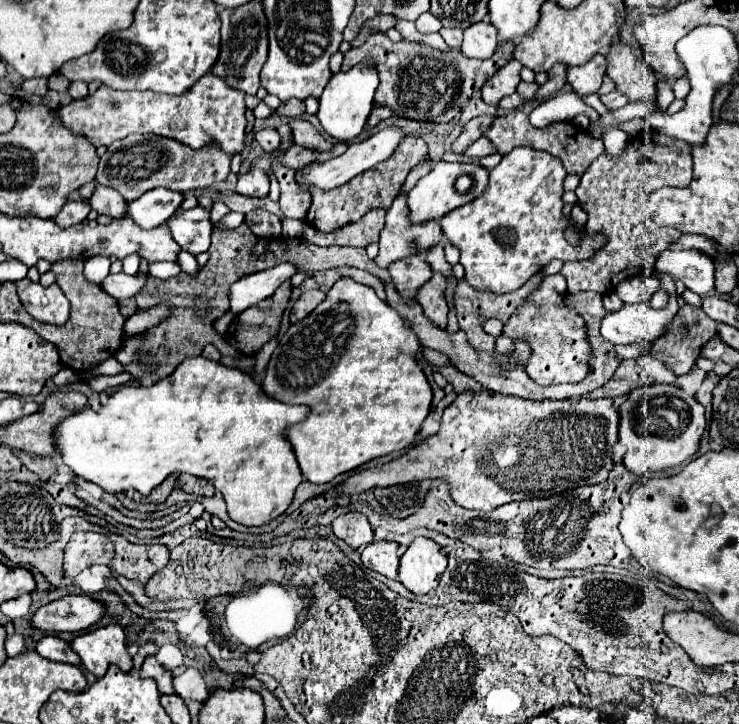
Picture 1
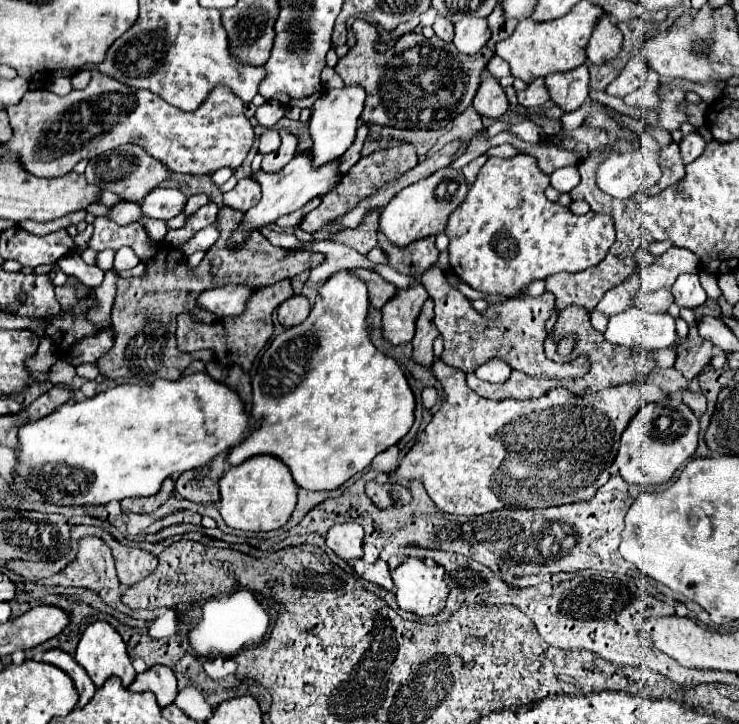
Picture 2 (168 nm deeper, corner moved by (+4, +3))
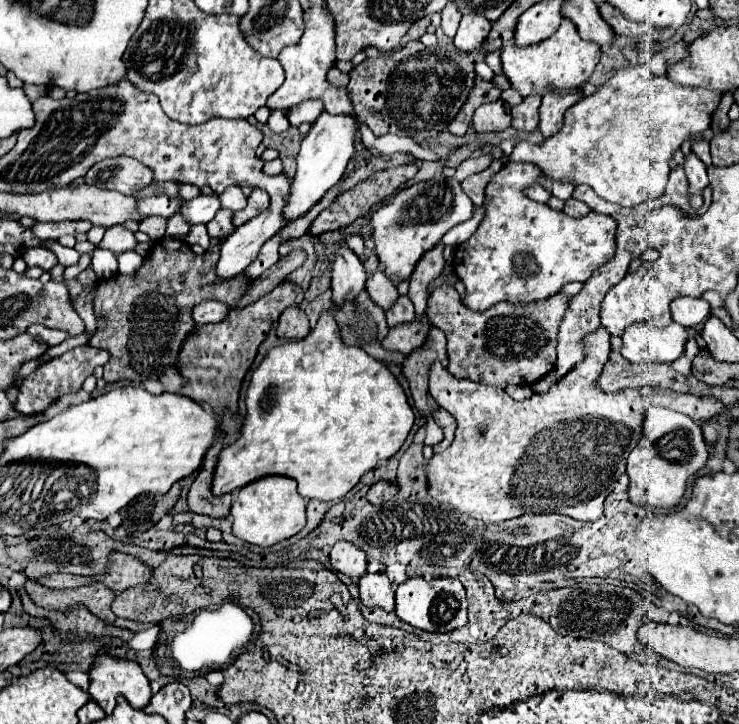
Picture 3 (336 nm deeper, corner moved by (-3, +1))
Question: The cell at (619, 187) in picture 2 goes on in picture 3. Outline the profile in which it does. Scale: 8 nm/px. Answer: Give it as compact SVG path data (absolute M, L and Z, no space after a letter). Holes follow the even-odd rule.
M638 64L634 68L618 70L592 96L580 98L572 108L568 108L564 114L564 126L556 136L544 140L538 146L528 142L516 144L510 160L538 166L542 174L554 182L562 180L574 186L586 184L606 202L632 208L646 200L656 200L664 194L670 160L674 158L674 152L694 132L708 130L712 122L712 112L718 108L720 98L722 98L720 92L702 90L702 88L684 88L680 84L672 84L666 74L656 76L650 72L648 66Z

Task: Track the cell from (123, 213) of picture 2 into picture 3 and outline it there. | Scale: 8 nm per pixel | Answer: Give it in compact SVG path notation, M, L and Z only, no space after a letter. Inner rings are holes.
M148 216L140 222L140 232L148 234L152 242L160 240L166 232L166 218L160 218L160 216Z

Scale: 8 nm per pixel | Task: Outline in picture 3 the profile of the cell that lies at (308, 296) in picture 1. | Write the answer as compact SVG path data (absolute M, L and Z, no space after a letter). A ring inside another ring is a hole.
M296 306L286 308L278 320L276 336L284 340L302 340L308 334L310 334L310 326L308 326L306 314Z

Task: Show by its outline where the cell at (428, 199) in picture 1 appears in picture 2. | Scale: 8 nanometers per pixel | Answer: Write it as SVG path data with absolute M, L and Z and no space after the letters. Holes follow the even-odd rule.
M451 166L441 168L435 174L423 178L423 180L419 180L407 188L403 188L399 194L395 194L393 200L389 202L389 206L385 206L381 210L379 230L397 246L407 246L413 240L419 240L419 238L425 238L431 234L439 234L439 232L443 232L443 228L447 224L447 216L465 200L467 190L469 190L469 186L465 182L465 176L459 170L455 170ZM447 180L457 182L459 188L455 194L447 194L447 192L441 194L439 192L439 186Z

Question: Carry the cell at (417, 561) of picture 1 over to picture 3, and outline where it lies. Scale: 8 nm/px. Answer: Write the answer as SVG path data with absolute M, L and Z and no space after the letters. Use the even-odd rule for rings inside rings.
M420 576L406 580L396 588L396 616L412 628L426 632L452 632L468 622L464 586L456 578L424 580Z

